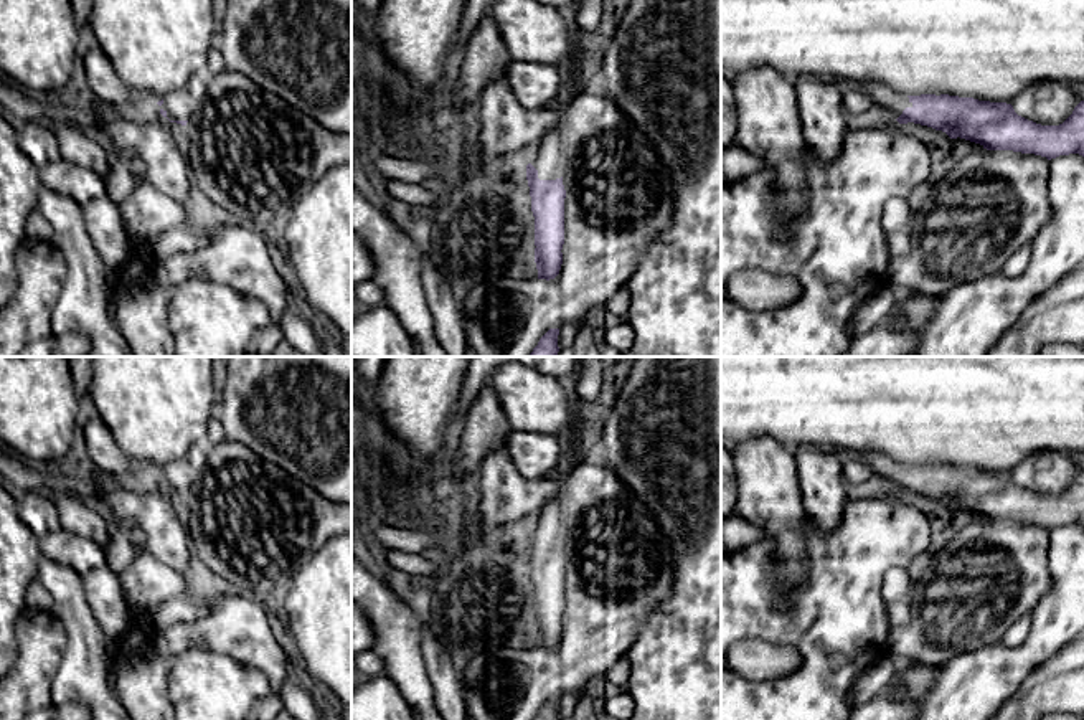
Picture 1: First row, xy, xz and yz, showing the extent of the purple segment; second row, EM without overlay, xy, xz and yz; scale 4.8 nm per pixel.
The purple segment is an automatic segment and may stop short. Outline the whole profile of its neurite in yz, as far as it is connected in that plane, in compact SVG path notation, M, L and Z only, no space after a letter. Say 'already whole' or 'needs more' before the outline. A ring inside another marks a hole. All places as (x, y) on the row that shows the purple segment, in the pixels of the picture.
needs more | M823 78L841 88L855 88L870 96L899 124L921 124L965 139L987 150L1035 154L1048 160L1059 155L1084 157L1084 101L1059 126L1041 126L1018 116L1011 104L978 101L949 94L903 96L874 81Z

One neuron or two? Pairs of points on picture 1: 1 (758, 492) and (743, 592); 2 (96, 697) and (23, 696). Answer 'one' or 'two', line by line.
1: two
2: two

